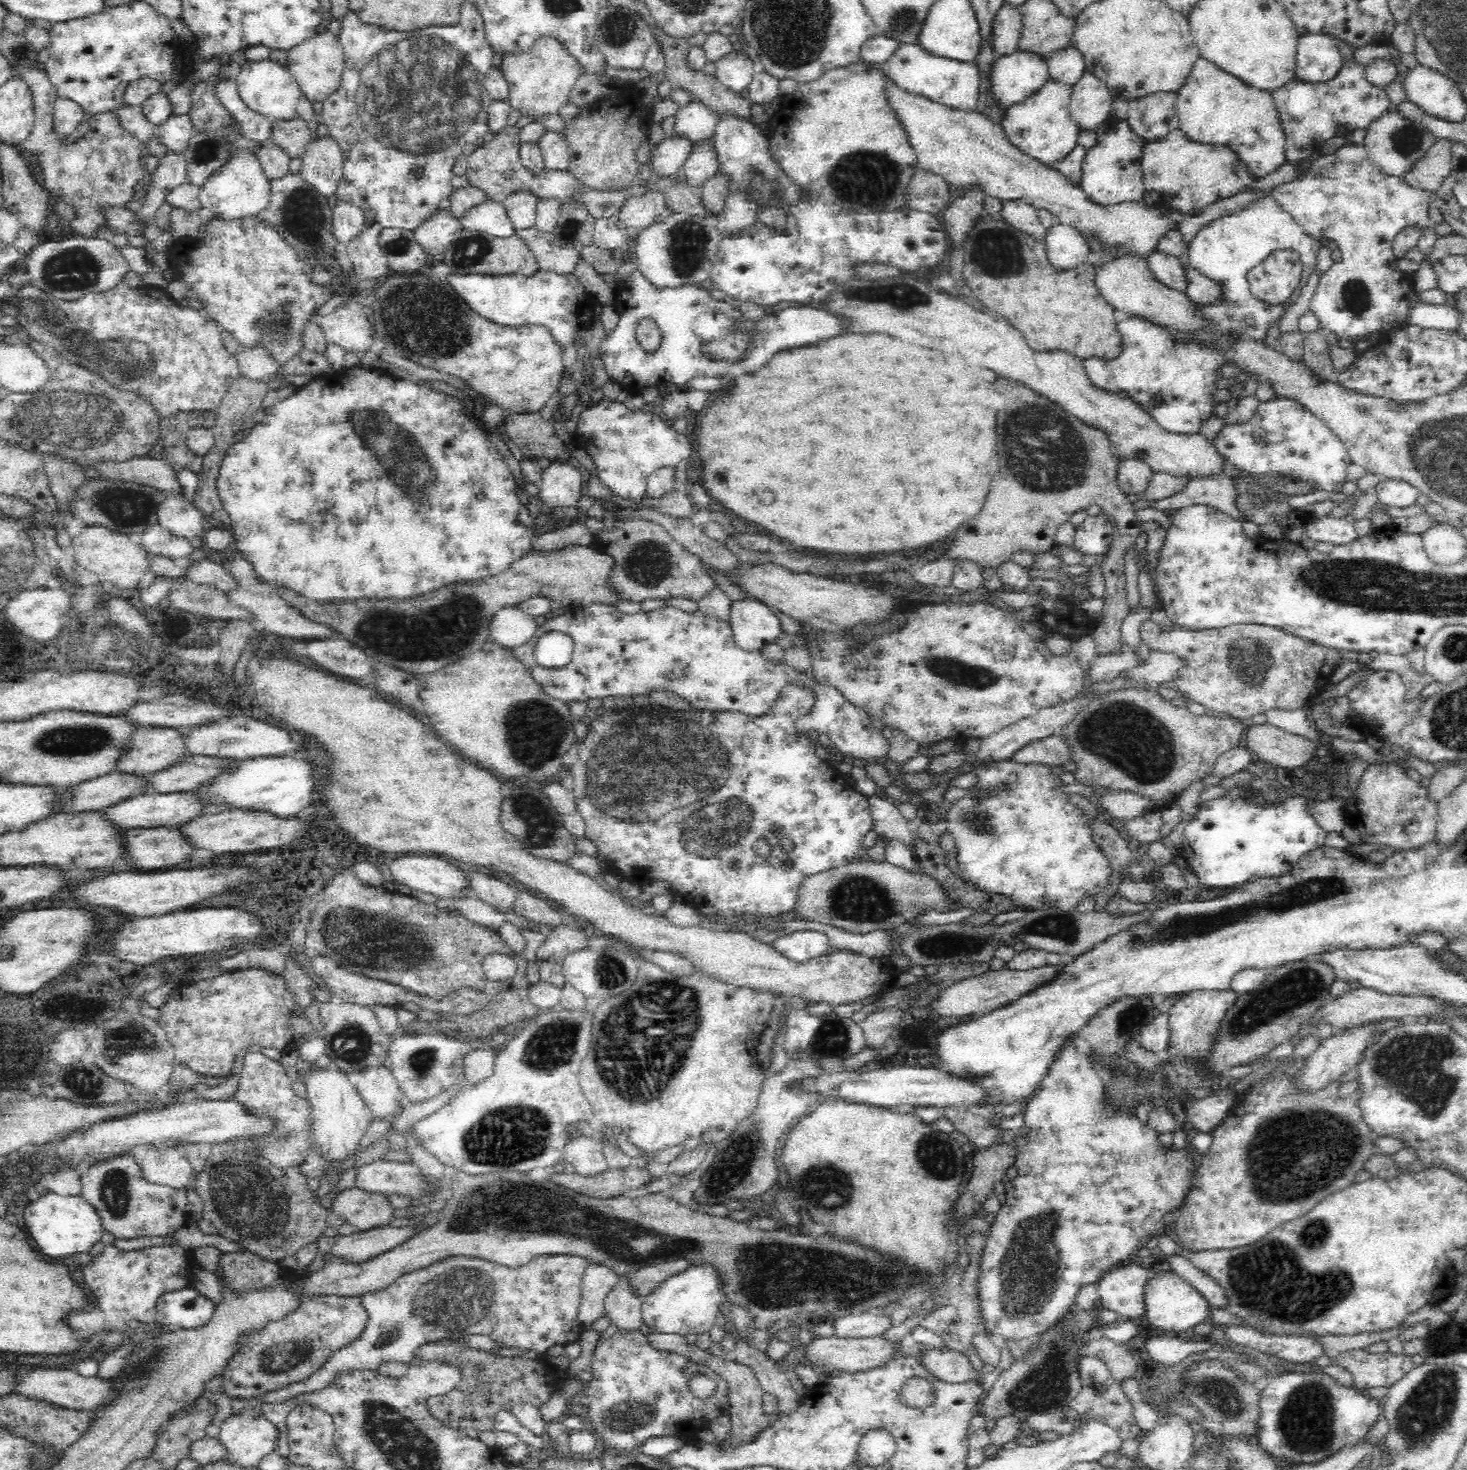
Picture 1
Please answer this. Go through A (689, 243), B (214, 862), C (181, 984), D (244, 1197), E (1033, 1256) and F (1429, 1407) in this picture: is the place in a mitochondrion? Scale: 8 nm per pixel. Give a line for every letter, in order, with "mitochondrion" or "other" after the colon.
A: mitochondrion
B: other
C: other
D: mitochondrion
E: mitochondrion
F: mitochondrion

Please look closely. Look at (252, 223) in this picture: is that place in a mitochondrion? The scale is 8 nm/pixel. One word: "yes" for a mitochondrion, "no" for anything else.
no

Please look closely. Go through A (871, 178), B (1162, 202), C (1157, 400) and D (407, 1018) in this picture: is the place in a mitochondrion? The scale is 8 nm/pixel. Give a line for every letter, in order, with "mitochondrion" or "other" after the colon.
A: mitochondrion
B: other
C: other
D: other

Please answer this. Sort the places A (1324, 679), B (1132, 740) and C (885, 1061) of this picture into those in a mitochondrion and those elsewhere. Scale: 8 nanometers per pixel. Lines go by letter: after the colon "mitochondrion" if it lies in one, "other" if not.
A: other
B: mitochondrion
C: other

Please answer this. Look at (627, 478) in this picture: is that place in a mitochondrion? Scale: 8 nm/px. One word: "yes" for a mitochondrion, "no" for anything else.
no

